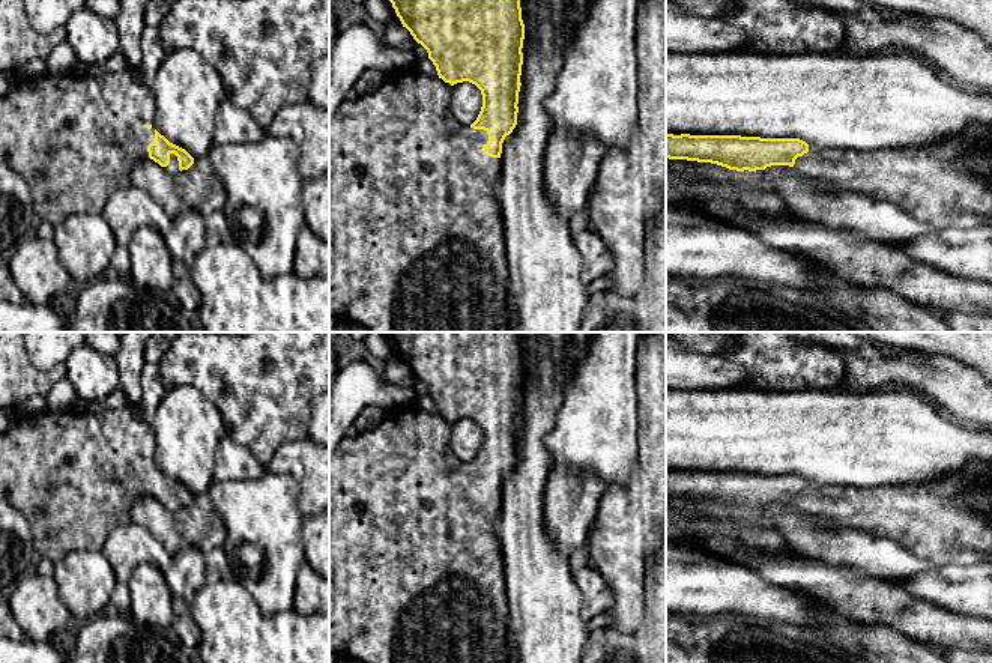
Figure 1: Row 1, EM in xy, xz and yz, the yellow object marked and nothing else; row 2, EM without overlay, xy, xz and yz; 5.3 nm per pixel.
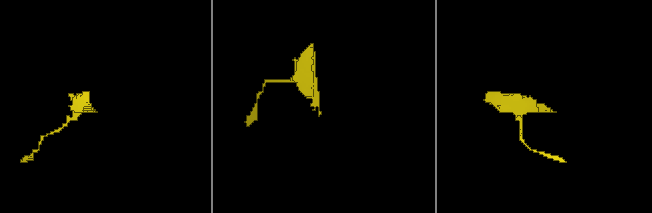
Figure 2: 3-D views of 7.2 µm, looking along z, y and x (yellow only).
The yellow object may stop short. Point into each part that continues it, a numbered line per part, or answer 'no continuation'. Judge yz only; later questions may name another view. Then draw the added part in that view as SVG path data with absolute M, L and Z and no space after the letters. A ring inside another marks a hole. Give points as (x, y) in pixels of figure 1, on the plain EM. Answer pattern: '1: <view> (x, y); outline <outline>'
1: yz (947, 522); outline M972 462L969 468L960 478L924 484L855 487L809 481L794 504L804 513L888 538L938 565L992 562L992 466Z

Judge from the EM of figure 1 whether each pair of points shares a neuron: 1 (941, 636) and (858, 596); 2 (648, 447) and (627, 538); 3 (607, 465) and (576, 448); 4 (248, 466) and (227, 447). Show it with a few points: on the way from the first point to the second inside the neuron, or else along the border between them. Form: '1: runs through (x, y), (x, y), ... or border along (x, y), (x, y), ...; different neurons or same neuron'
1: runs through (920, 620), (880, 602); same neuron
2: runs through (648, 469), (648, 499), (632, 516); same neuron
3: runs through (600, 457), (591, 448), (583, 448); same neuron
4: runs through (244, 463), (232, 451); same neuron

